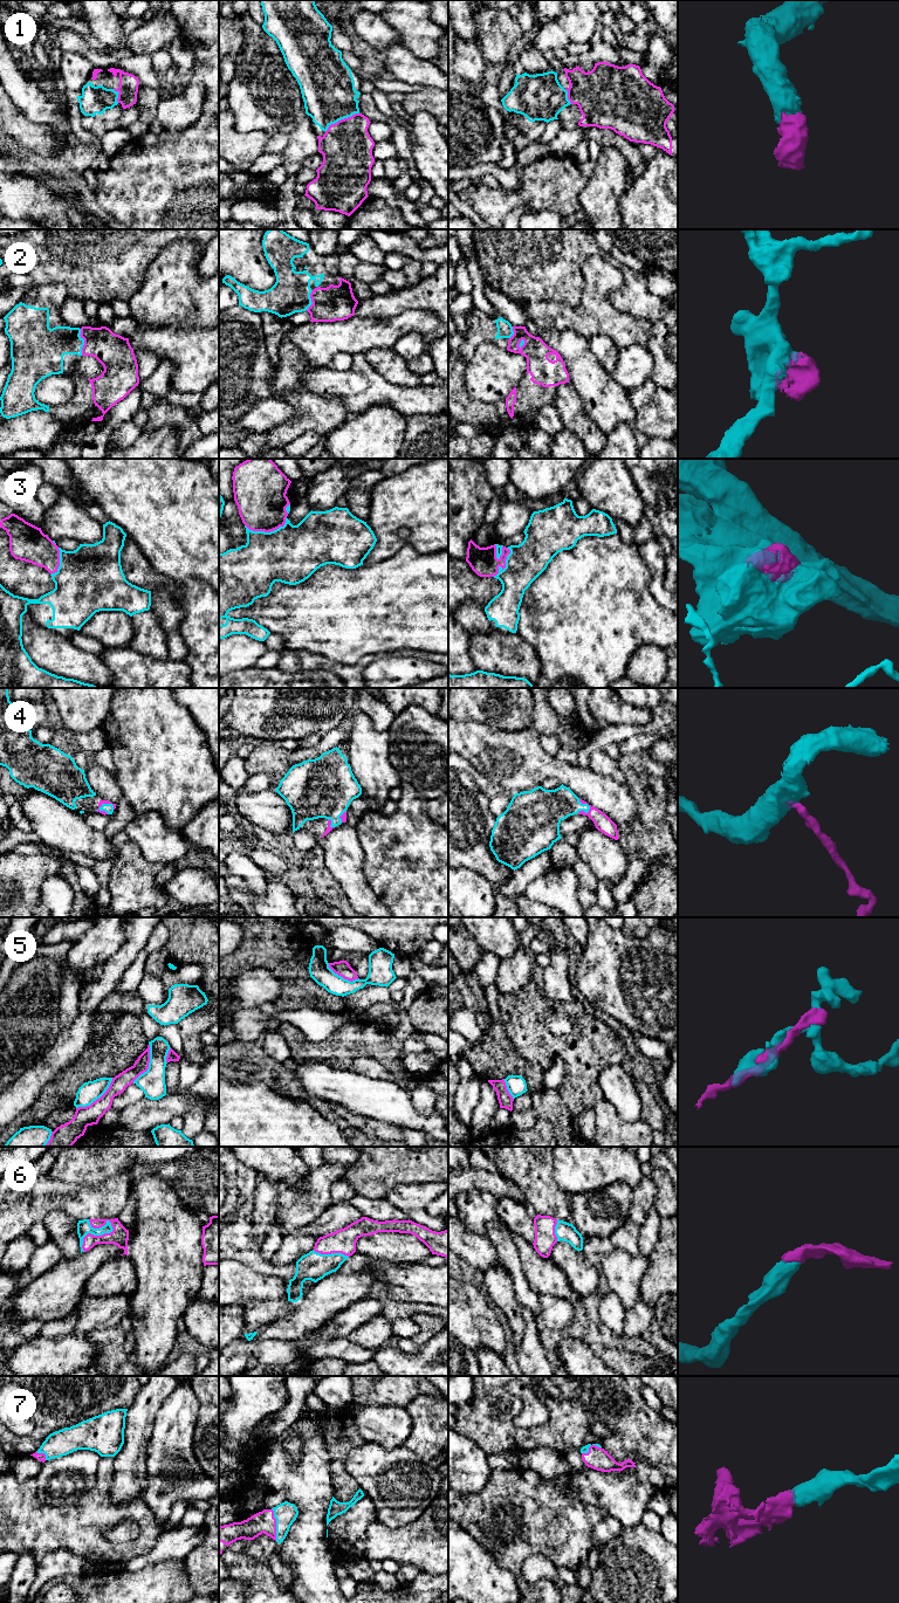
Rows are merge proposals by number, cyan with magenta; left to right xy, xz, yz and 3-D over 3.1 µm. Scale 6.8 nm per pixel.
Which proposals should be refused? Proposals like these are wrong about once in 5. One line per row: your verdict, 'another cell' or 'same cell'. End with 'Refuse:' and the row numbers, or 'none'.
1: same cell
2: same cell
3: same cell
4: same cell
5: another cell
6: same cell
7: same cell
Refuse: 5

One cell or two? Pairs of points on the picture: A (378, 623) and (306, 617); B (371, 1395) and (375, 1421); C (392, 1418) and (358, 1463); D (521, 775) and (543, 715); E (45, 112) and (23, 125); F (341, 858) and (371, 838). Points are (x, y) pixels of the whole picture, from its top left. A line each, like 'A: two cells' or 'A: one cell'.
A: one cell
B: two cells
C: two cells
D: two cells
E: two cells
F: two cells

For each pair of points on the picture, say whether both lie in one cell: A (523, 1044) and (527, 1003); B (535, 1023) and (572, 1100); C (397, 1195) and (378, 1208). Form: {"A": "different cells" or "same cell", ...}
{"A": "same cell", "B": "same cell", "C": "different cells"}

